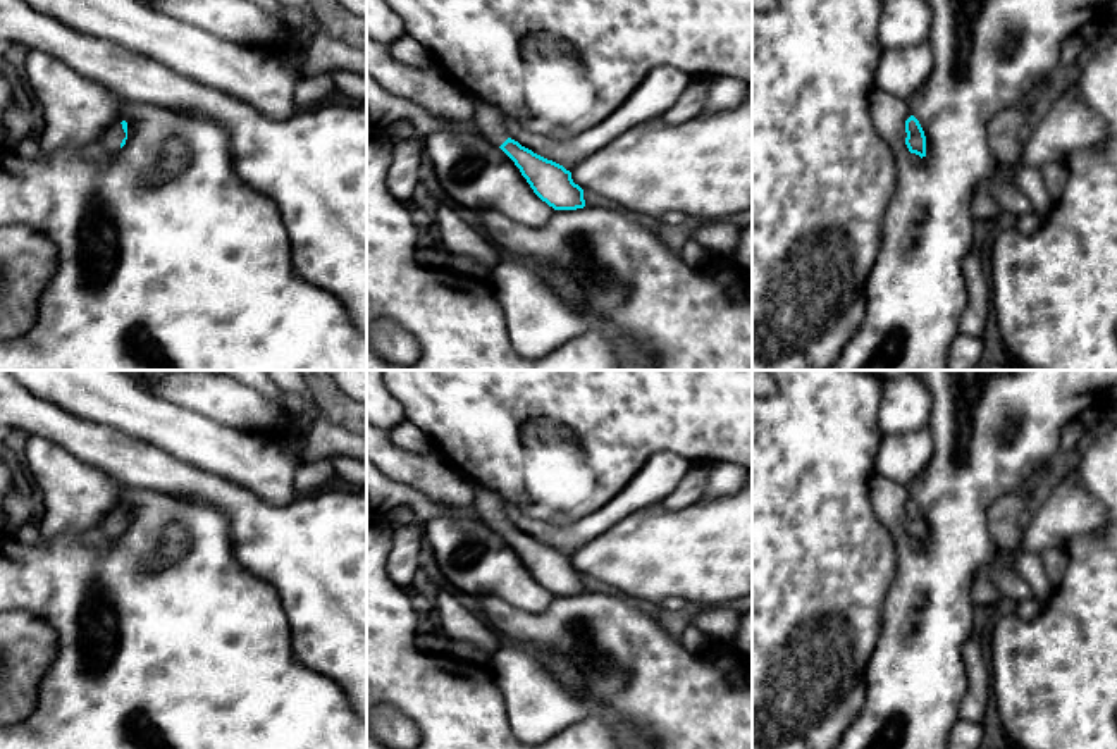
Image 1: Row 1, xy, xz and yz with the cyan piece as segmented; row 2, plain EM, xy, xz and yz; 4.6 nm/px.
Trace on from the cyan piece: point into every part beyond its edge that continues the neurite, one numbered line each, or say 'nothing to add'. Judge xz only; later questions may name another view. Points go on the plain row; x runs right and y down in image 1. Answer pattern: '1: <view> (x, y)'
1: xz (489, 508)

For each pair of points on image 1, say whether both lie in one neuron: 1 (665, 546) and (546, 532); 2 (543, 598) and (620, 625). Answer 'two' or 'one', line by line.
1: two
2: two

